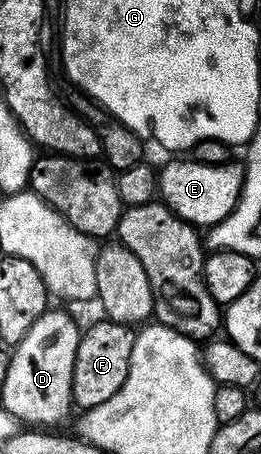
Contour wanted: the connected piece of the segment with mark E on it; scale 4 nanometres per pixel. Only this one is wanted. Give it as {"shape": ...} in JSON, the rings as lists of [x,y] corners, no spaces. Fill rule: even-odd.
{"shape":[[[185,160],[167,163],[157,174],[157,188],[171,210],[199,228],[210,228],[231,214],[243,190],[245,168],[242,163],[199,164]]]}

